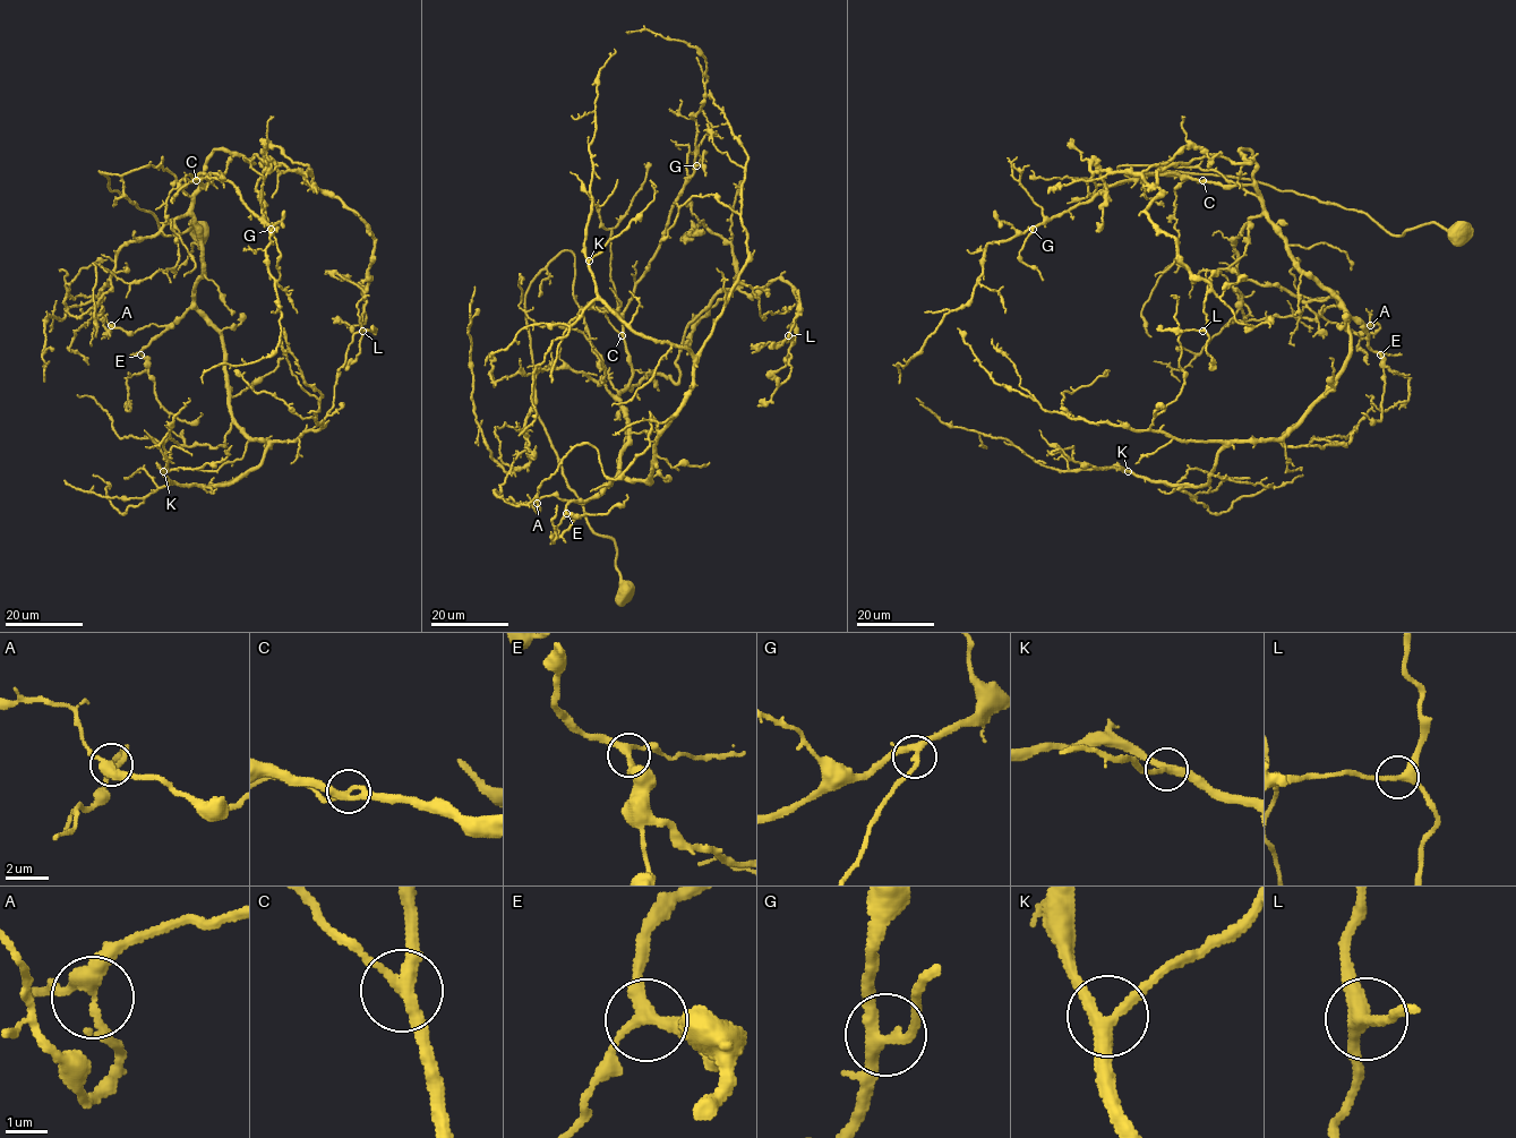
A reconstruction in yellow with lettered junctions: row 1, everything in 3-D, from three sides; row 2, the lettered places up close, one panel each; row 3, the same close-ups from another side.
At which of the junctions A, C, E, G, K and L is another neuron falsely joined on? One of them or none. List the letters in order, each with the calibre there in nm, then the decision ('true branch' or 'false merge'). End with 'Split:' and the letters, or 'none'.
A: 300 nm thick; true branch
C: 280 nm thick; true branch
E: 280 nm thick; true branch
G: 260 nm thick; true branch
K: 320 nm thick; true branch
L: 320 nm thick; true branch
Split: none

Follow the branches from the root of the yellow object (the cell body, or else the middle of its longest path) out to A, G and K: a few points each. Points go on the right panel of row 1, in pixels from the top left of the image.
A: (1459, 233), (1393, 236), (1248, 179), (1118, 168), (1238, 182), (1370, 325)
G: (1459, 233), (1393, 236), (1248, 179), (1118, 168), (1175, 165), (1257, 195), (1141, 174), (1033, 229)
K: (1459, 233), (1119, 167), (1255, 194), (1350, 335), (1311, 410), (1230, 443), (1205, 485), (1128, 471)

